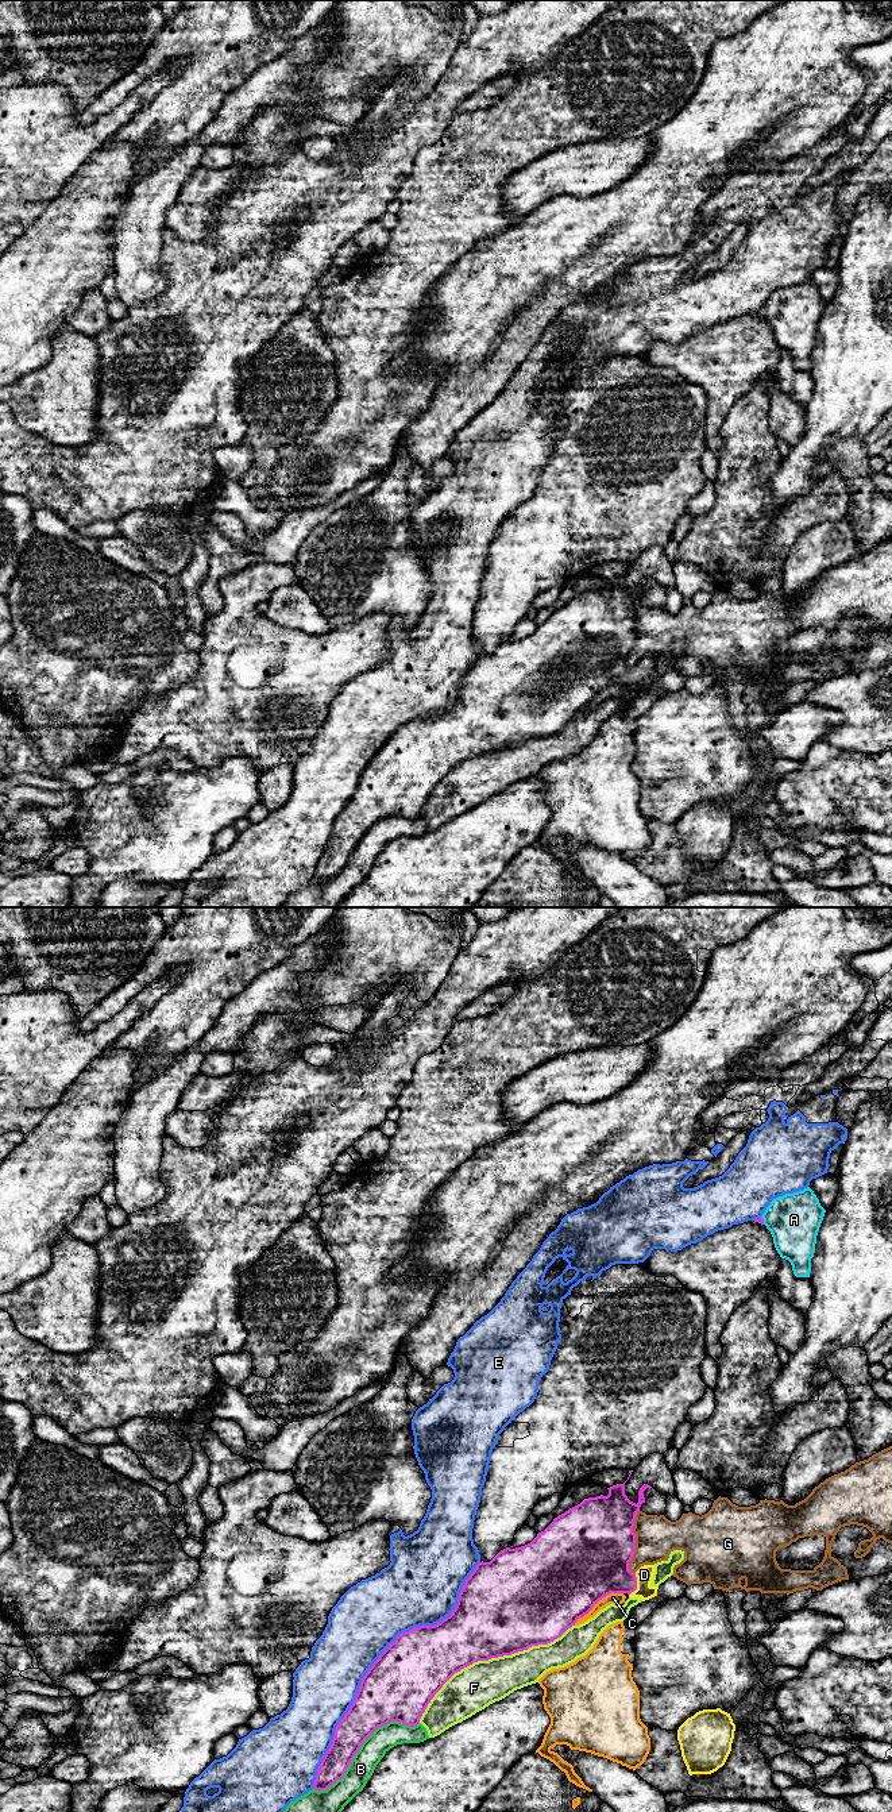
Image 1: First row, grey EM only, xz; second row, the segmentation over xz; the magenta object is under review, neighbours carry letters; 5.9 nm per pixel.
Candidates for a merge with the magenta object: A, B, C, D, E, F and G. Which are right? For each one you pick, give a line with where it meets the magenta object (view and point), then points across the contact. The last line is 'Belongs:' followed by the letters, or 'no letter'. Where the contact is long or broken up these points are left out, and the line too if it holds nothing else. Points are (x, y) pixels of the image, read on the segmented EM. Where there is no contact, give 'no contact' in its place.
D: xz (636, 1584) | across xz (599, 1564), (614, 1577), (636, 1584), (644, 1575)
Belongs: D

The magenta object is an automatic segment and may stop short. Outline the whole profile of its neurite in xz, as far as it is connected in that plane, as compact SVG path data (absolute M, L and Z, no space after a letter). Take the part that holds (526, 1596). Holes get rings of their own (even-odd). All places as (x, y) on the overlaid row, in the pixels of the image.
M625 1483L607 1488L607 1496L584 1499L555 1518L530 1543L515 1549L506 1547L490 1562L479 1562L463 1584L457 1604L449 1616L435 1626L420 1626L399 1634L362 1678L352 1705L336 1726L332 1744L318 1766L313 1789L327 1790L341 1780L362 1743L378 1727L389 1722L417 1726L435 1695L462 1669L478 1661L511 1655L532 1646L553 1642L610 1593L628 1593L629 1597L641 1597L644 1601L657 1596L659 1588L650 1585L654 1565L644 1565L636 1573L629 1570L636 1550L633 1533L636 1514L645 1503L646 1488L652 1487L644 1484L640 1488L637 1504L625 1495Z

